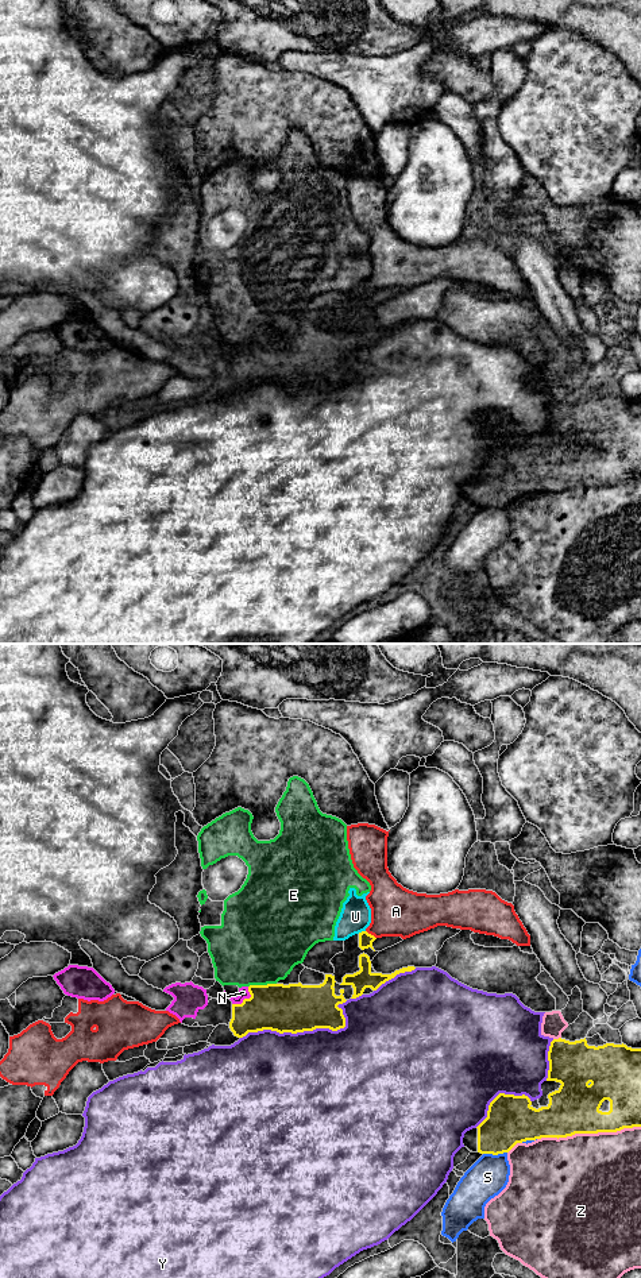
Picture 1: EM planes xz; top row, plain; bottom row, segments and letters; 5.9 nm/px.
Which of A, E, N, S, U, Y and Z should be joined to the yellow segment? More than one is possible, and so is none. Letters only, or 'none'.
N

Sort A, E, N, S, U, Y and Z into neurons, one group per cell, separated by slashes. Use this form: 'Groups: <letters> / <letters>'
Groups: A / E U / N / S / Y / Z

